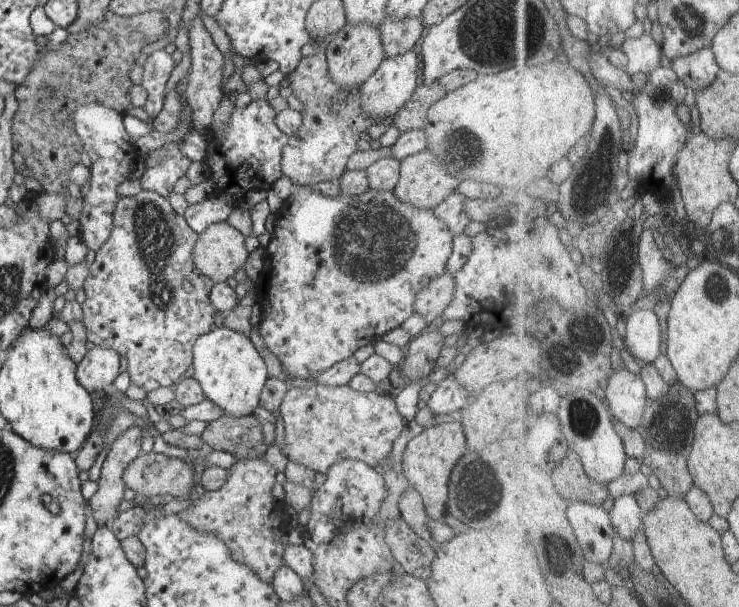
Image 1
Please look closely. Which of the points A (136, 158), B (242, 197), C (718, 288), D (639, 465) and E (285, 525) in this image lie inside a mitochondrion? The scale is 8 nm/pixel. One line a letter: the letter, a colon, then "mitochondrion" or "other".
A: other
B: other
C: mitochondrion
D: other
E: other

